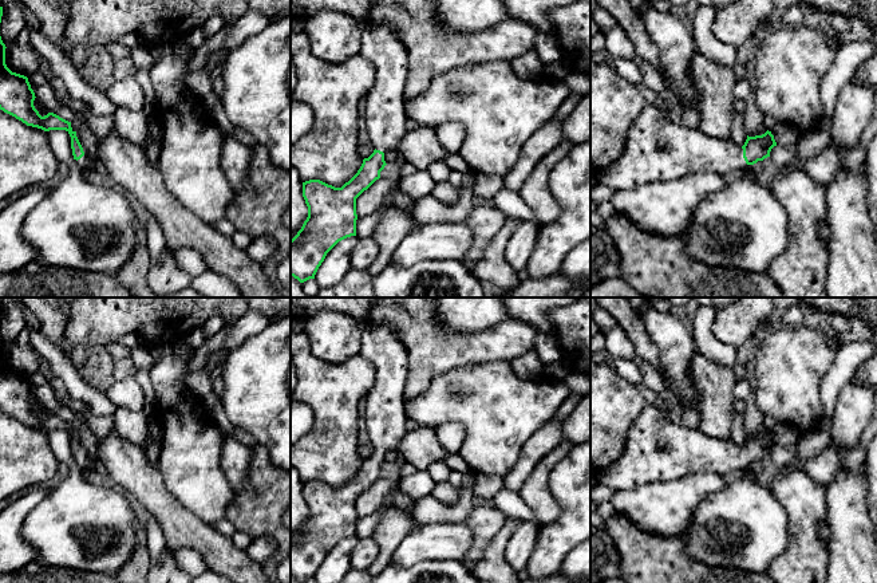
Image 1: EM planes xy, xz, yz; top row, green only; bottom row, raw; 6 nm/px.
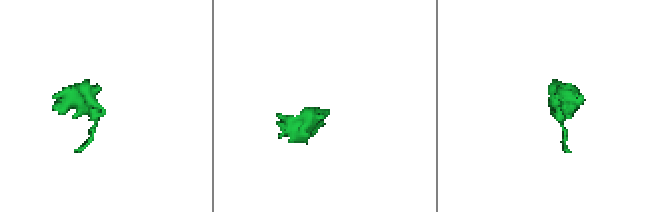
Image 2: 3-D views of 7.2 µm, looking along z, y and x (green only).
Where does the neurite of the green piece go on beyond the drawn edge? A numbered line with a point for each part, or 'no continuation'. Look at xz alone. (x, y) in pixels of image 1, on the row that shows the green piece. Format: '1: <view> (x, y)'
1: xz (386, 115)

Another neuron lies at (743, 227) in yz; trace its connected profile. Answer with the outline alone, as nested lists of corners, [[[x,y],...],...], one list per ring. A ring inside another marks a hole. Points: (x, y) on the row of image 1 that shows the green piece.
[[[747,164],[742,177],[719,192],[708,194],[694,210],[690,228],[679,239],[690,257],[710,267],[726,267],[766,273],[789,243],[789,216],[770,188],[750,180]]]

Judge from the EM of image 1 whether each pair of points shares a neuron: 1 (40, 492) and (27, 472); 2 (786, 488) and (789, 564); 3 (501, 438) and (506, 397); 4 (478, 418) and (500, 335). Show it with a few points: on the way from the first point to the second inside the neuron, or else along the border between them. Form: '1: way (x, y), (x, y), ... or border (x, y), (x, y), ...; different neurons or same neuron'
1: border (48, 483), (27, 489); different neurons
2: way (800, 507), (800, 546); same neuron
3: way (501, 428), (505, 424), (505, 408); same neuron
4: border (509, 361), (486, 361), (465, 363), (462, 366); different neurons

